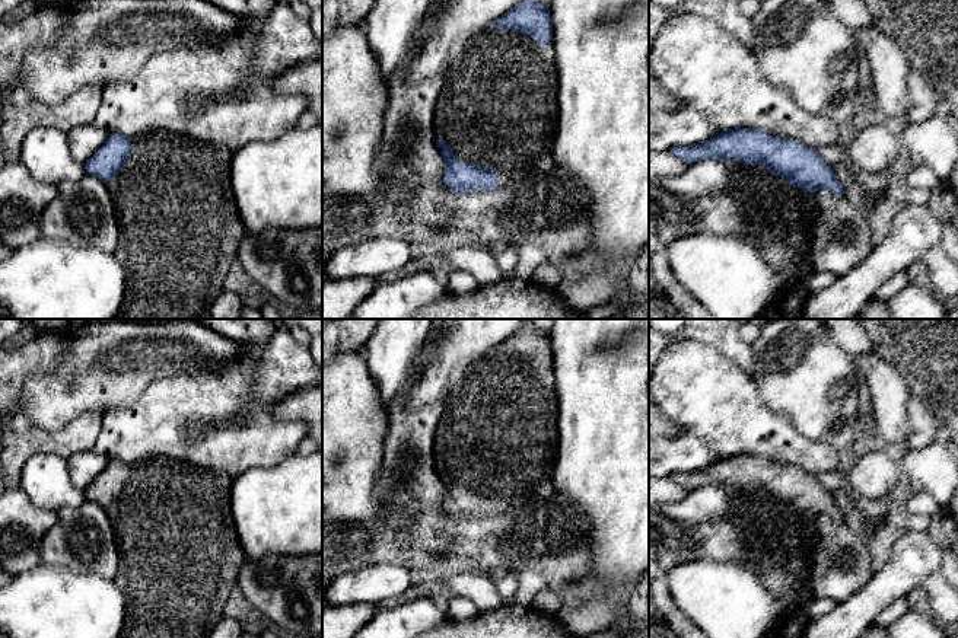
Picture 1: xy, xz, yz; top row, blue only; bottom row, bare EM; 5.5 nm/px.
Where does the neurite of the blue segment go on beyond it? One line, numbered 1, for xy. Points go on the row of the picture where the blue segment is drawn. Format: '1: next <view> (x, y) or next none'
1: next xy (178, 226)

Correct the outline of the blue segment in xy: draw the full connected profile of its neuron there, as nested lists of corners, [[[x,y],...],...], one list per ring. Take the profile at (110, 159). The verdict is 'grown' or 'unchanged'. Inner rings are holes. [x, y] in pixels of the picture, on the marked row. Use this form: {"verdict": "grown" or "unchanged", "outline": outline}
{"verdict": "grown", "outline": [[[169,131],[137,137],[109,134],[104,146],[83,165],[99,178],[115,207],[118,245],[115,256],[125,271],[124,302],[112,319],[211,319],[211,306],[236,261],[238,243],[246,233],[230,184],[232,151]]]}

